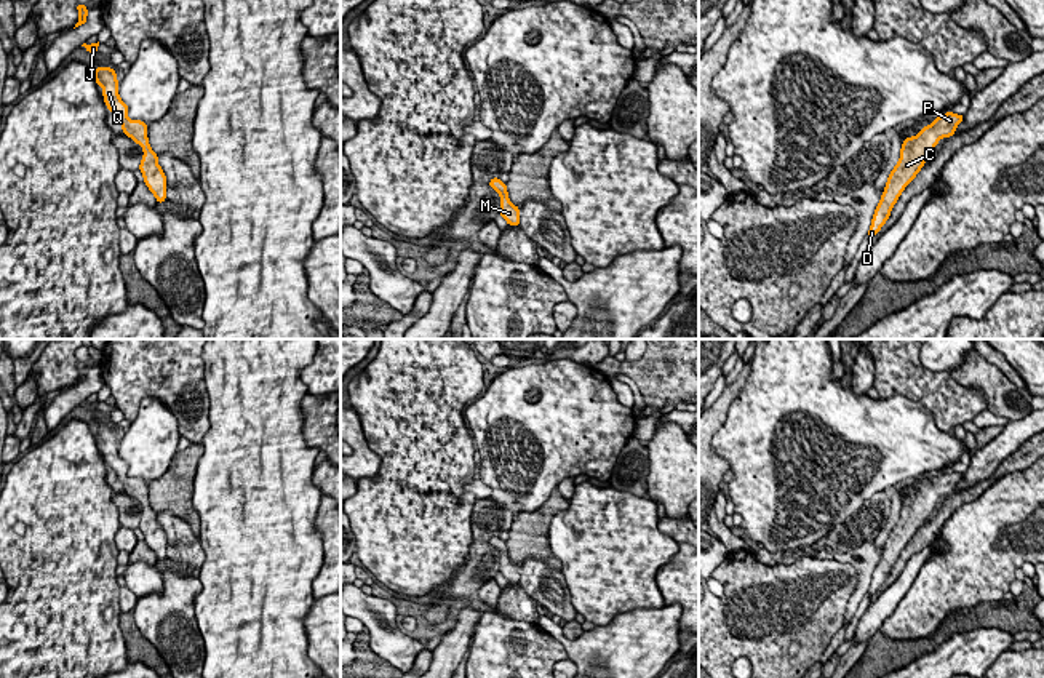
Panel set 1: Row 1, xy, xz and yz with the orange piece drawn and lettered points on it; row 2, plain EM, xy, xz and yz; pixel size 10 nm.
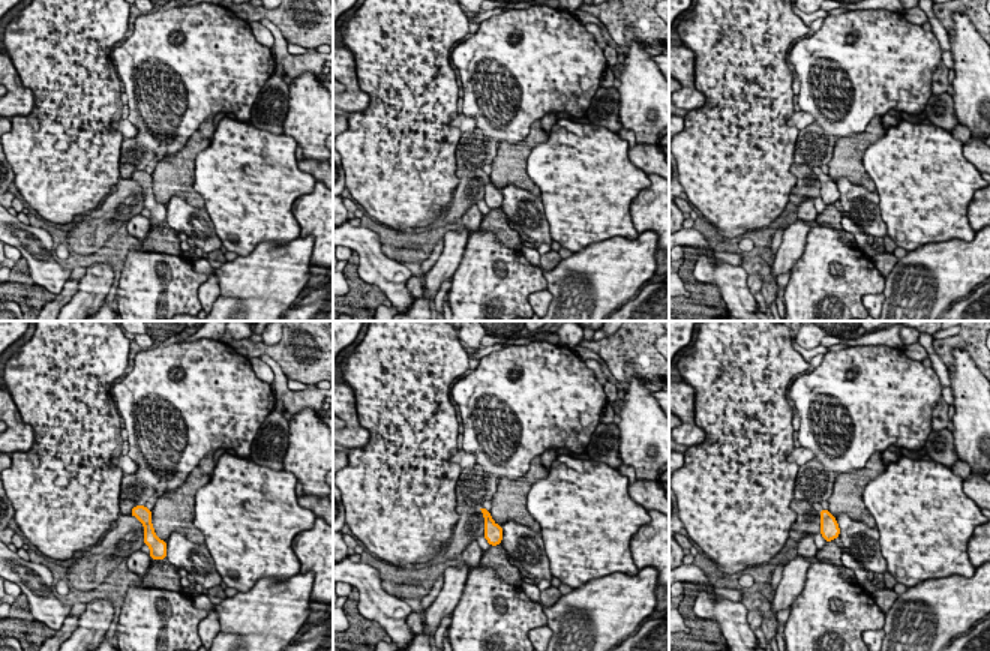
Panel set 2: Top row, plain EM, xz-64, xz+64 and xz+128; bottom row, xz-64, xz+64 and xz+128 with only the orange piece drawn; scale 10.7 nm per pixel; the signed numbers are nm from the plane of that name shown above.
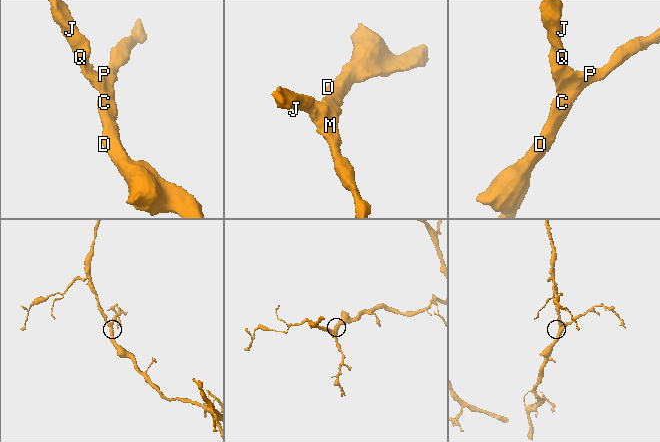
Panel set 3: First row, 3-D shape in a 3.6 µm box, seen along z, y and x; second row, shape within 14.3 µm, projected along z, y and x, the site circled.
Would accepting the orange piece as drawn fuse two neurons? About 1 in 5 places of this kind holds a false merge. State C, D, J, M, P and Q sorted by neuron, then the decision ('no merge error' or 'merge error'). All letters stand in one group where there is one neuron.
C D J M P Q | no merge error

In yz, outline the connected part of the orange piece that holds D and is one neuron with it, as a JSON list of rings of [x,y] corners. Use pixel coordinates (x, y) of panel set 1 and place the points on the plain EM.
[[[946,470],[937,475],[926,486],[921,486],[921,489],[914,496],[907,494],[900,507],[900,518],[891,529],[879,563],[875,568],[873,579],[868,588],[870,598],[886,582],[900,552],[924,524],[924,520],[934,510],[937,501],[942,496],[953,494],[956,485],[961,480],[964,480],[964,473]]]

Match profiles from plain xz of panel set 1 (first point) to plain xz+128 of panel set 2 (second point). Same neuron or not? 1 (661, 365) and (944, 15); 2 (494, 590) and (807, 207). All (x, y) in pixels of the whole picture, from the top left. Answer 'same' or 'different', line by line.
1: same
2: same

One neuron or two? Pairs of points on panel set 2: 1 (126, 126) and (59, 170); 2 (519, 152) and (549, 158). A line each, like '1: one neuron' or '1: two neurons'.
1: two neurons
2: two neurons

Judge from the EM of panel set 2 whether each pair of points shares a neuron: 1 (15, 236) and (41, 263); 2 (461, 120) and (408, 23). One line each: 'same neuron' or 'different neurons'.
1: same neuron
2: different neurons

